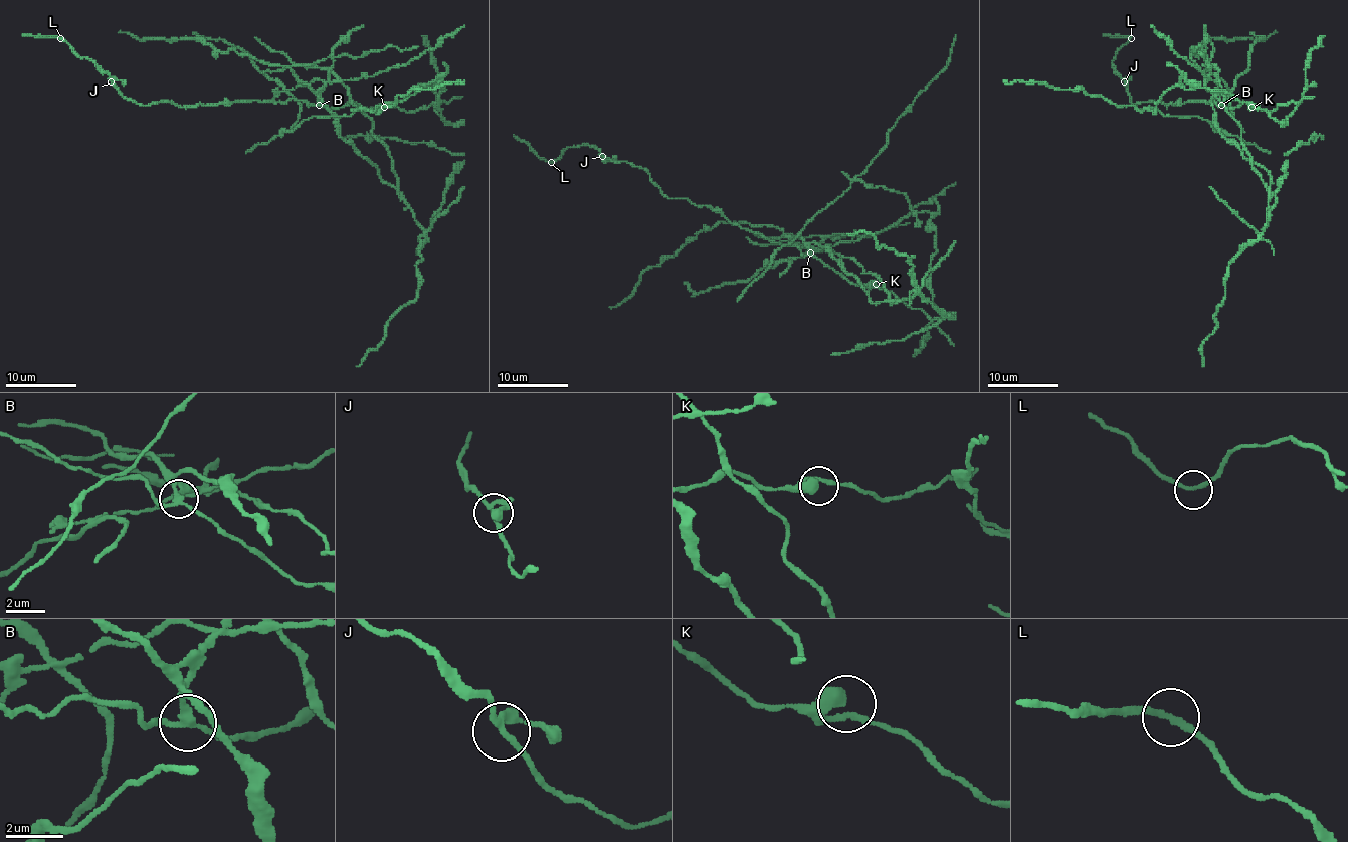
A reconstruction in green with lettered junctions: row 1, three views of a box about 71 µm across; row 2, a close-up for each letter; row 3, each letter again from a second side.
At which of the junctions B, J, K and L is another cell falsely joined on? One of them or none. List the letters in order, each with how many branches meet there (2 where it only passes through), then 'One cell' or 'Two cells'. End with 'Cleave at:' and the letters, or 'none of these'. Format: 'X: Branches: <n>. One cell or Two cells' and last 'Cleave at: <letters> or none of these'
B: Branches: 3. Two cells
J: Branches: 3. One cell
K: Branches: 1. One cell
L: Branches: 2. One cell
Cleave at: B

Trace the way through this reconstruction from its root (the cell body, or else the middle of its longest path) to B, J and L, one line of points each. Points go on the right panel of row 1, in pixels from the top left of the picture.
B: (1256, 105), (1252, 109), (1246, 102), (1230, 109), (1221, 105)
J: (1256, 105), (1252, 109), (1243, 102), (1227, 109), (1213, 98), (1167, 107), (1161, 102), (1133, 105), (1124, 81)
L: (1256, 105), (1227, 109), (1213, 98), (1133, 105), (1112, 64), (1131, 37)

